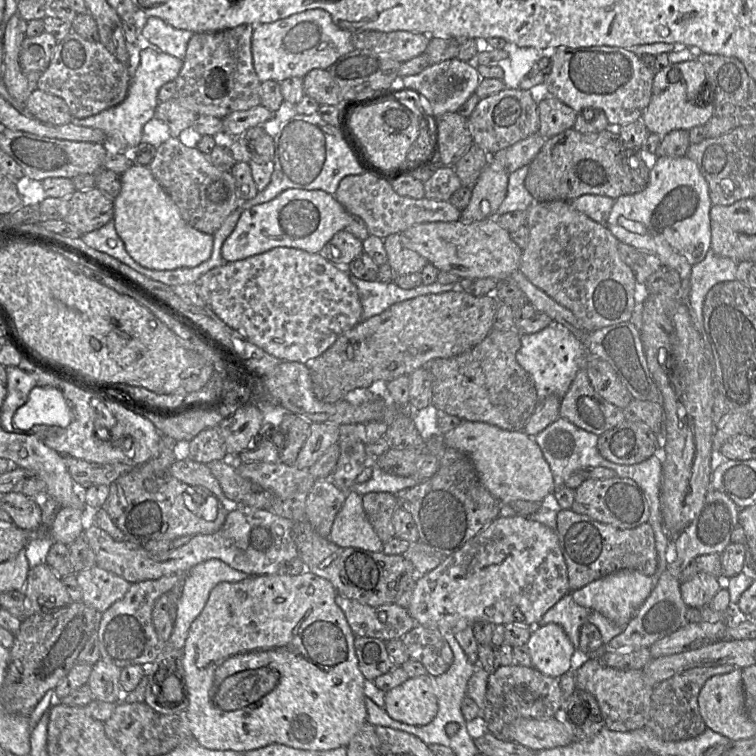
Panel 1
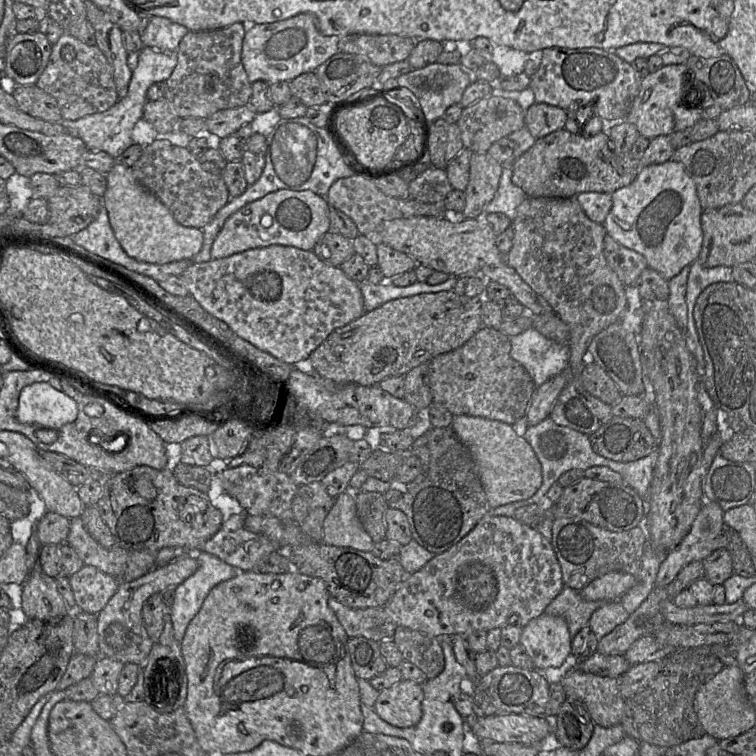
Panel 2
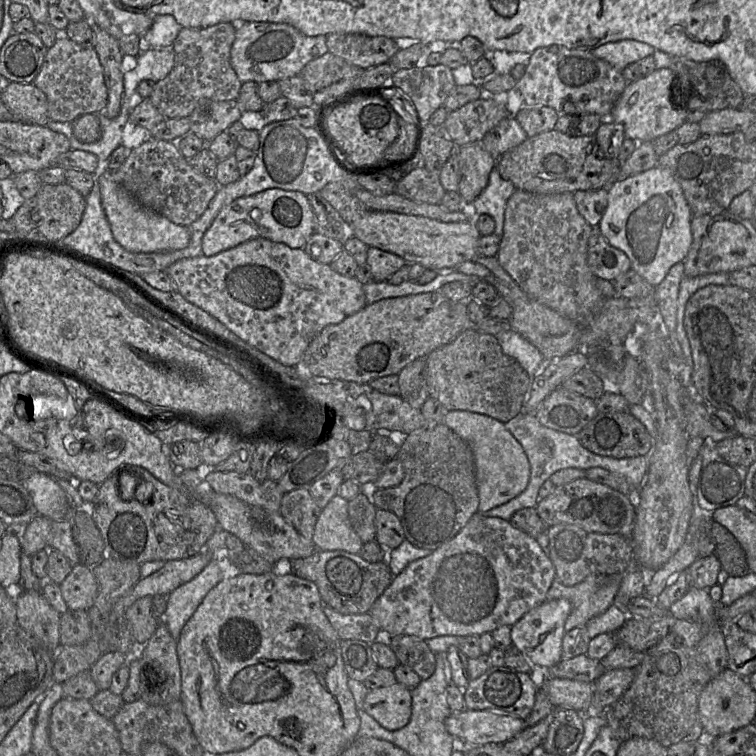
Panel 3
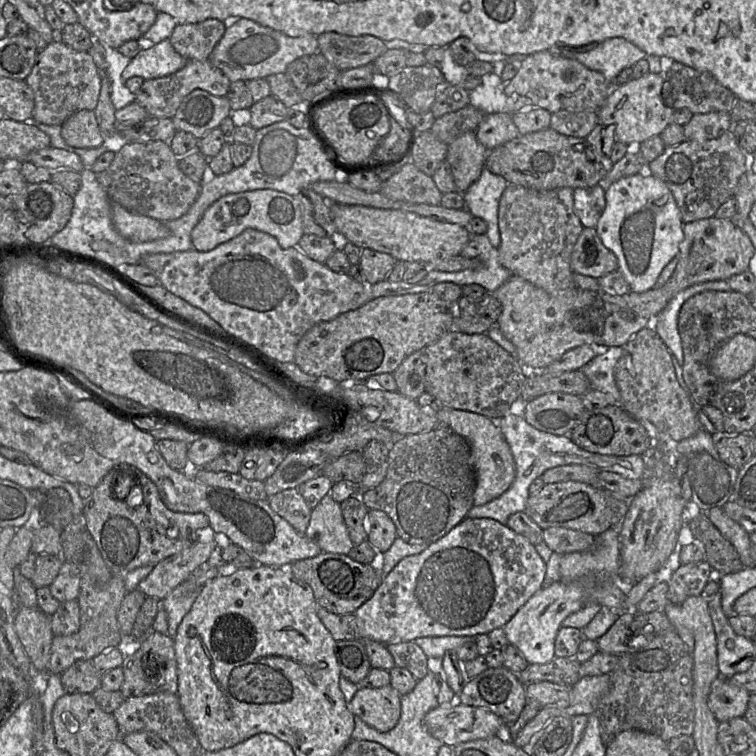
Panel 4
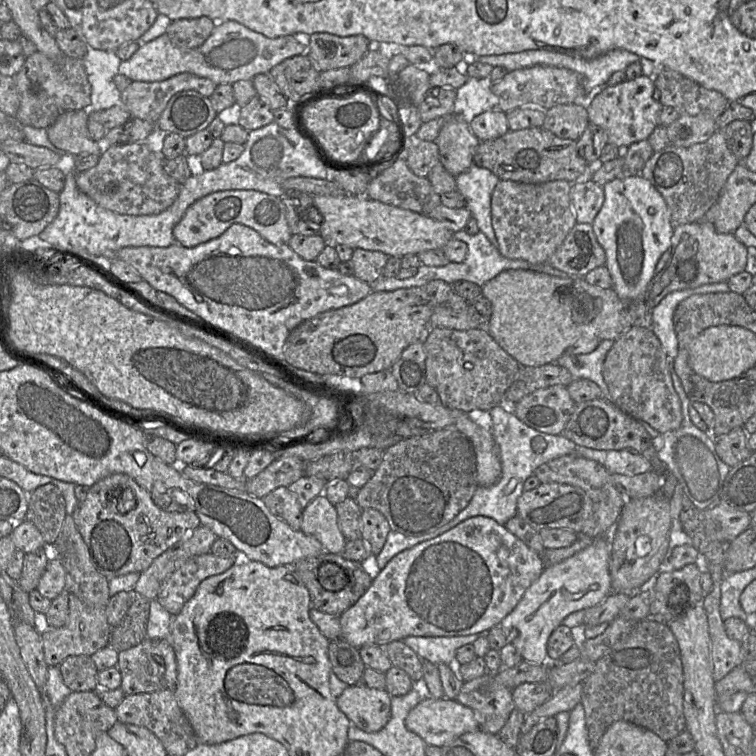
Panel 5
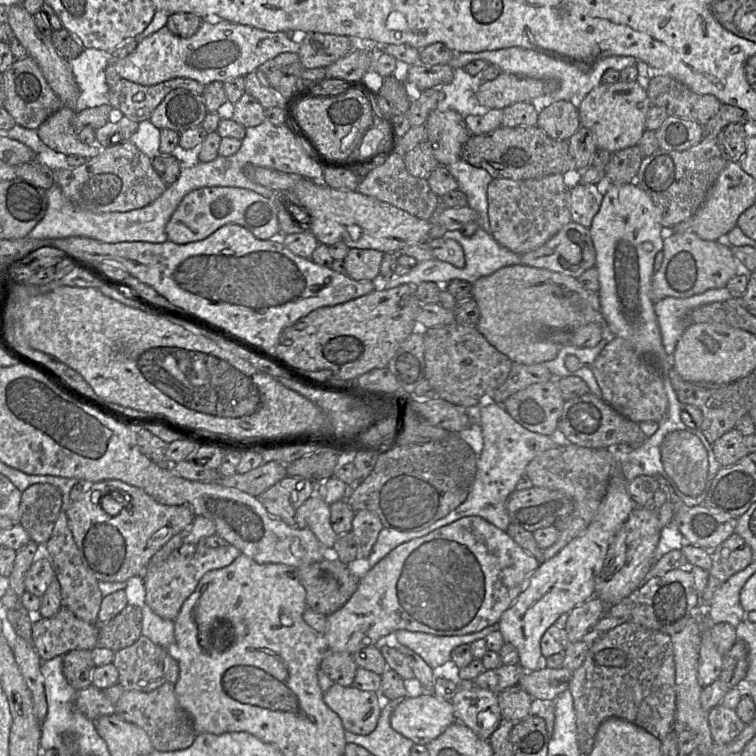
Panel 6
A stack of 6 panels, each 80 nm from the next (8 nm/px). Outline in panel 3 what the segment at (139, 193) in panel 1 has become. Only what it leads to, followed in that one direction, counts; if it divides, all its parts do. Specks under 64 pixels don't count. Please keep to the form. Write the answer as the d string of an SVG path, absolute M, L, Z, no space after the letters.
M106 170L100 177L101 203L114 239L132 253L152 253L184 249L190 242L190 231L163 215L140 205L125 188L115 181L115 170Z

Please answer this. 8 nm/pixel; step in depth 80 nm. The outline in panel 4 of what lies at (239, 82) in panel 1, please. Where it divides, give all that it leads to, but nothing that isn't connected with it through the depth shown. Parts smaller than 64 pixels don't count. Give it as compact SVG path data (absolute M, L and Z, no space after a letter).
M213 18L199 23L177 24L175 26L169 38L170 43L176 52L186 59L187 63L173 74L145 80L142 83L135 93L135 102L147 111L149 117L172 119L184 97L196 89L204 90L213 96L227 95L231 81L210 61L211 53L223 37L226 27L227 23Z

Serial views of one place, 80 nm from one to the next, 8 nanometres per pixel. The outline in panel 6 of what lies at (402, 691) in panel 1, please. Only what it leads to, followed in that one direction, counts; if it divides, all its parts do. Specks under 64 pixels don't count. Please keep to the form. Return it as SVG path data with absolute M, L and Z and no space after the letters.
M333 684L324 692L323 699L340 717L345 731L364 736L375 730L382 711L379 692Z

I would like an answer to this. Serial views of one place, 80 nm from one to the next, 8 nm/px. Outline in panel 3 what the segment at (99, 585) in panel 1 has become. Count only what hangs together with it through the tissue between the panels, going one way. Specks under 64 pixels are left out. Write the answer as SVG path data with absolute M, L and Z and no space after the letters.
M73 565L69 575L59 584L65 603L71 610L87 611L98 593L98 582L91 569Z

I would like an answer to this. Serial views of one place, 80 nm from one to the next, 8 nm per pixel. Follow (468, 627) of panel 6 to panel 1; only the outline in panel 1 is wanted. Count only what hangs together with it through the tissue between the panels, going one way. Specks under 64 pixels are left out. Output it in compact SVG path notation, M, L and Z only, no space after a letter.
M513 515L497 517L477 535L467 541L461 549L451 555L446 556L440 565L438 565L435 569L428 572L421 578L418 578L413 588L402 595L401 601L395 603L402 605L407 609L408 613L416 621L417 626L434 628L440 633L456 633L467 628L468 626L473 627L473 624L477 621L486 621L494 625L517 623L519 625L527 625L533 628L536 626L536 624L538 624L542 616L567 593L569 593L567 565L561 550L556 530L537 521L530 520L527 517Z

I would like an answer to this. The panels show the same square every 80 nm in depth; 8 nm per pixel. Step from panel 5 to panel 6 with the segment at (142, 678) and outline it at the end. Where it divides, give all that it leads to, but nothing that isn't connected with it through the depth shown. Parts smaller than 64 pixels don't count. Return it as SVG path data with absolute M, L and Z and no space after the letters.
M141 636L134 644L116 651L113 664L116 667L118 683L125 691L150 692L166 682L164 676L164 658L167 650L153 643L149 638Z

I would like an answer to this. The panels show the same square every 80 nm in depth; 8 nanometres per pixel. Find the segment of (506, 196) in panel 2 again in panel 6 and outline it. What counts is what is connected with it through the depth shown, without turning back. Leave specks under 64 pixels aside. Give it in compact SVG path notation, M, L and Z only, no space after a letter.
M459 159L445 166L458 183L458 190L467 196L468 206L478 213L477 224L491 234L488 218L487 187L494 179L485 169Z

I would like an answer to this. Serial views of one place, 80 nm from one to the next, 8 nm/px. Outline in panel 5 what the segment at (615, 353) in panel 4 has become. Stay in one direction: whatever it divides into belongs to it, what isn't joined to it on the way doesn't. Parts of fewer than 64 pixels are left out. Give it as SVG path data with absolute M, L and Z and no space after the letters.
M601 340L598 347L589 354L575 356L564 353L555 363L566 368L575 378L594 382L601 389L603 398L608 399L608 387L602 376L602 366L613 342L613 340Z

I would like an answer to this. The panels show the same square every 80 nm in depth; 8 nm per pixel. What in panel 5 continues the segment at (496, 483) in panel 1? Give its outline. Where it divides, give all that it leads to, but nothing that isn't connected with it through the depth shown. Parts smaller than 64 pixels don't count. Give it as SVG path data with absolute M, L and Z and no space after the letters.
M459 410L454 412L454 427L462 432L472 443L477 464L478 486L491 486L501 476L501 462L498 448L490 430L478 426L467 413Z

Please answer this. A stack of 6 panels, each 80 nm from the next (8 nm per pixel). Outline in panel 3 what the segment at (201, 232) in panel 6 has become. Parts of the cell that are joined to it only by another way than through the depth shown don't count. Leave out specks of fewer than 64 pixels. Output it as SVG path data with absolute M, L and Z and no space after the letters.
M279 188L240 197L223 207L202 237L202 253L213 256L253 238L281 242L290 248L302 248L315 233L314 217L307 195Z

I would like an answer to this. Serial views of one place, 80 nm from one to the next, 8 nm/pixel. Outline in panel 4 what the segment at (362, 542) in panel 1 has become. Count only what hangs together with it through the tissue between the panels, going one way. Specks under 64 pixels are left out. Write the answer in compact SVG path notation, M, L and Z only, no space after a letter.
M329 494L312 509L305 535L315 542L322 552L347 555L354 546L341 506Z

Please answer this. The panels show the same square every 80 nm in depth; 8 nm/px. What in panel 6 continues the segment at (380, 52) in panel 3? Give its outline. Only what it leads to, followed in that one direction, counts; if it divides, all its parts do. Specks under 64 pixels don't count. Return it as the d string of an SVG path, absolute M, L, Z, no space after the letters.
M307 32L298 55L307 69L327 67L354 49L350 36Z

